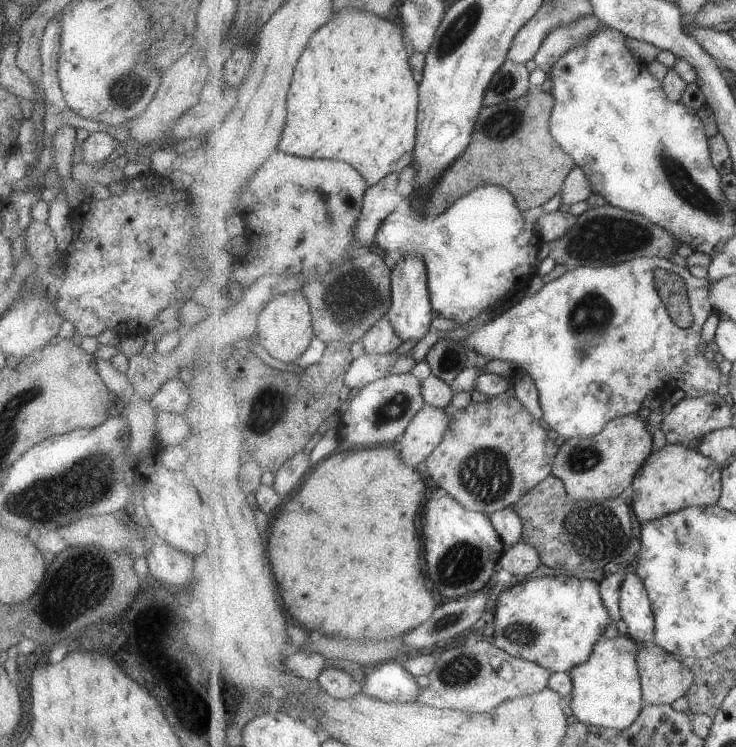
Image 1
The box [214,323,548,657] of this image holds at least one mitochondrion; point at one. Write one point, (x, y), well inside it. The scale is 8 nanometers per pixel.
(485, 473)

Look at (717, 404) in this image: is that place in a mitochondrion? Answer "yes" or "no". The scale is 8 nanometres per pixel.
no

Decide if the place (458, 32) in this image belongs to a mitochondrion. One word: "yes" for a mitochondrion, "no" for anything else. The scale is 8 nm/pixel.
yes

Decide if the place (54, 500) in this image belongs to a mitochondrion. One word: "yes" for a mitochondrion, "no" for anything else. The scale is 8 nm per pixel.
yes

